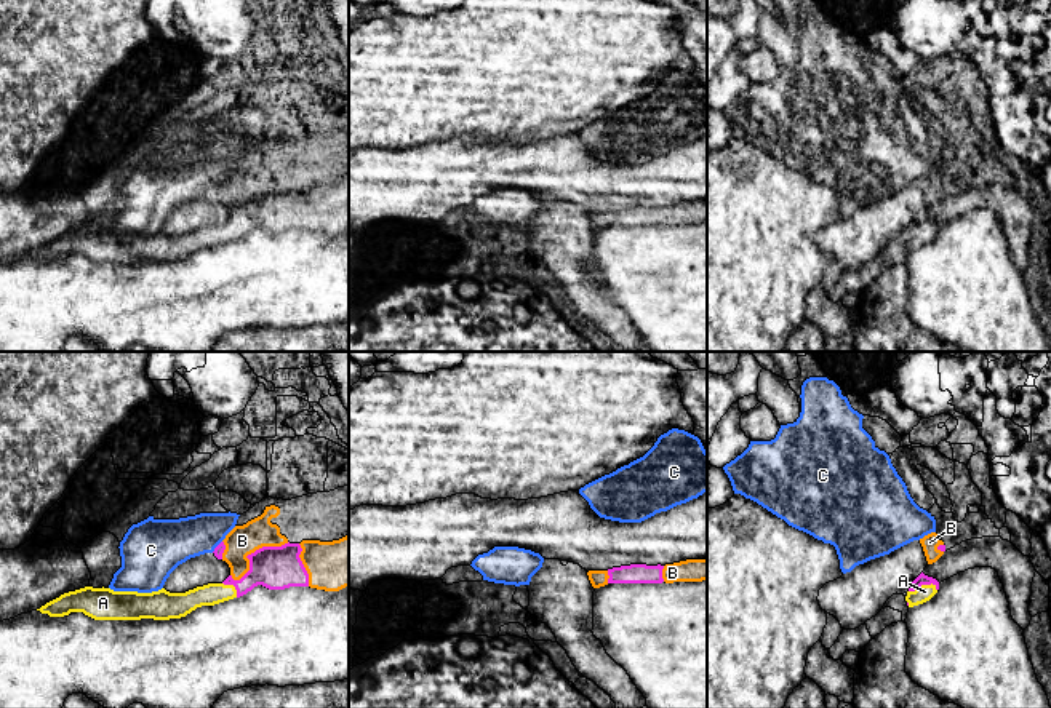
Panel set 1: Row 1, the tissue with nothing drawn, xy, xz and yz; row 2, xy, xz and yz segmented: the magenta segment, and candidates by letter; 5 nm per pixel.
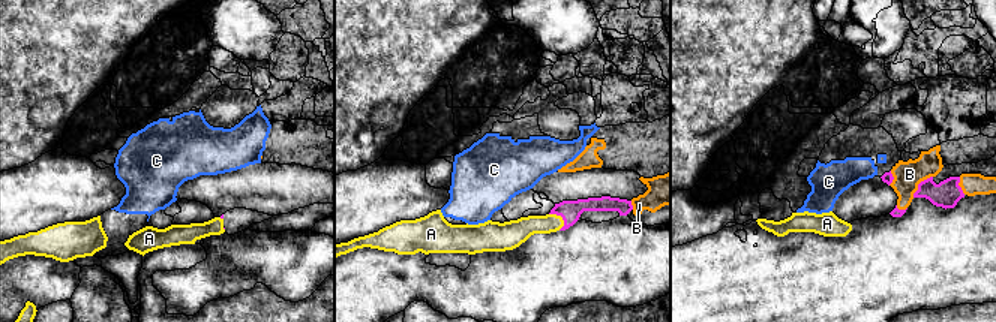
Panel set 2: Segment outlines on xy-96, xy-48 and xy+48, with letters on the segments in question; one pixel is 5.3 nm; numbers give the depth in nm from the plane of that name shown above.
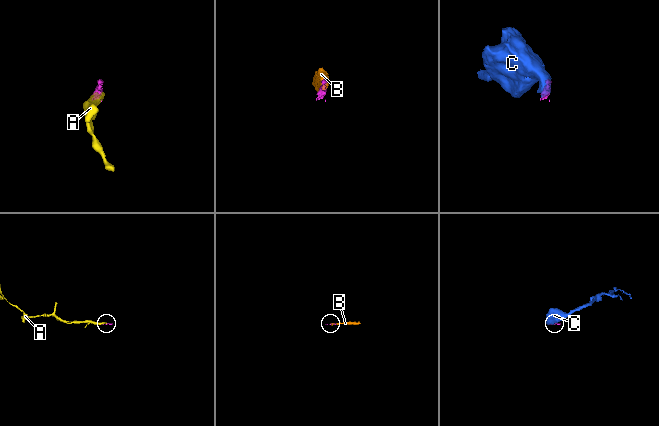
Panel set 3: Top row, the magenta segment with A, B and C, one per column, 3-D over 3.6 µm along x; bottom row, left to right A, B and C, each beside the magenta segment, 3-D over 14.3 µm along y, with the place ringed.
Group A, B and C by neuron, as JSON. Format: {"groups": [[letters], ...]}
{"groups": [["A", "B"], ["C"]]}

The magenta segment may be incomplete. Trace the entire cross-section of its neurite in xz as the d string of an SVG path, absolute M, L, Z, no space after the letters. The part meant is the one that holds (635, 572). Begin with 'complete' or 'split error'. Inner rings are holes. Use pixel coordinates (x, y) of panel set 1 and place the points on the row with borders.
split error; M686 559L665 566L630 564L608 571L589 571L593 588L608 583L673 583L707 580L707 559Z

